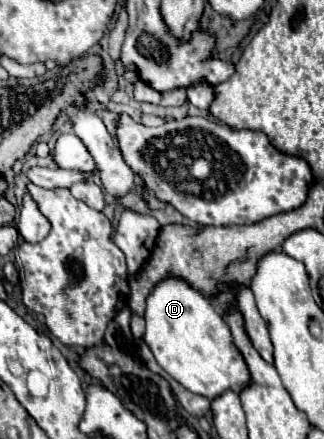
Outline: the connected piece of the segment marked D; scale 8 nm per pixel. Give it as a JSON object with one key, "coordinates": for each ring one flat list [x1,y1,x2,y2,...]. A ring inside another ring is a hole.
{"coordinates":[[166,278,160,284,156,284,146,300,144,320,146,320,144,342,150,346,158,364,172,378,176,378,186,390,200,394,208,400,214,400,228,390,242,392,244,388,248,388,252,384,248,364,232,340,230,326,224,322,220,312,216,312,216,308,210,304,210,300,206,296,202,296,198,290,194,290,188,282,184,282,180,278]]}

